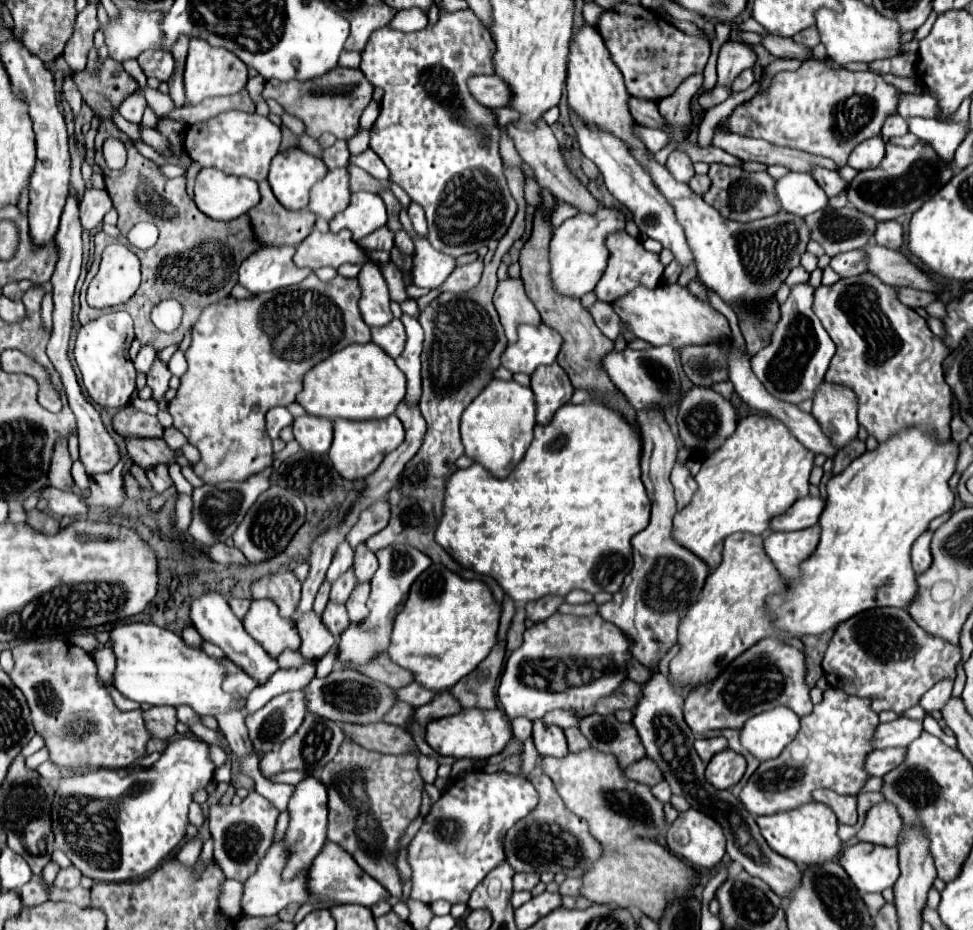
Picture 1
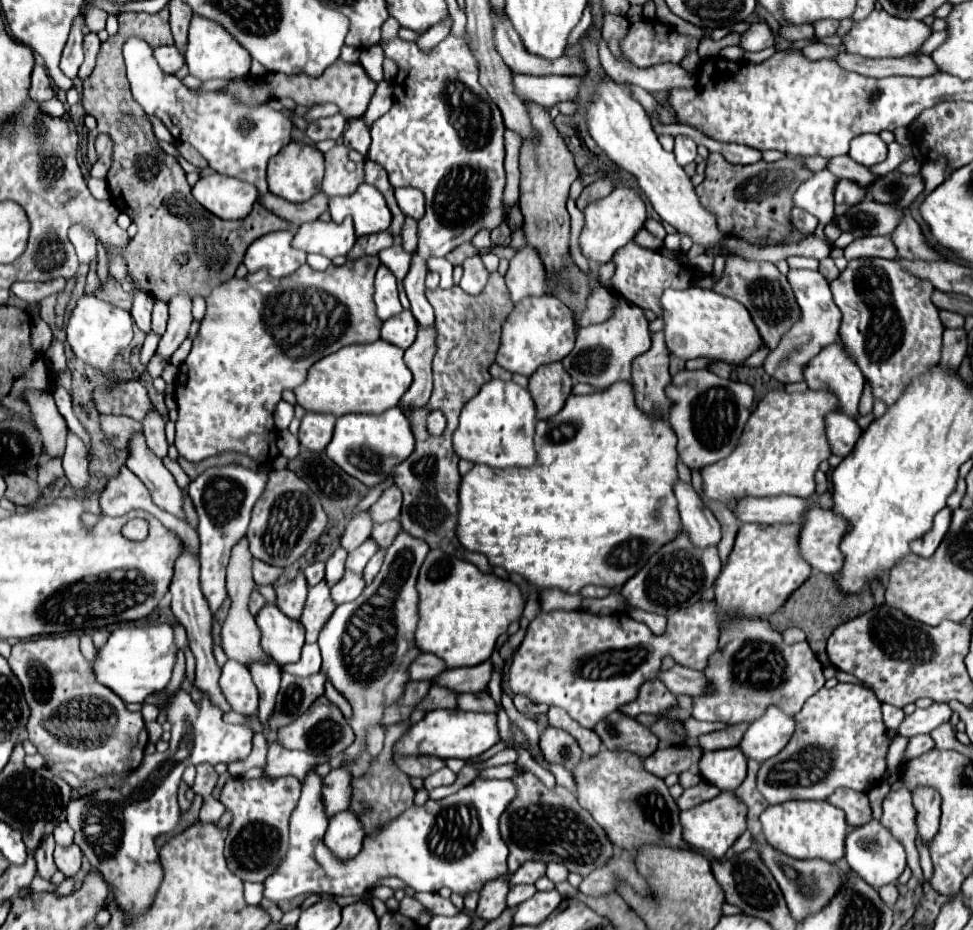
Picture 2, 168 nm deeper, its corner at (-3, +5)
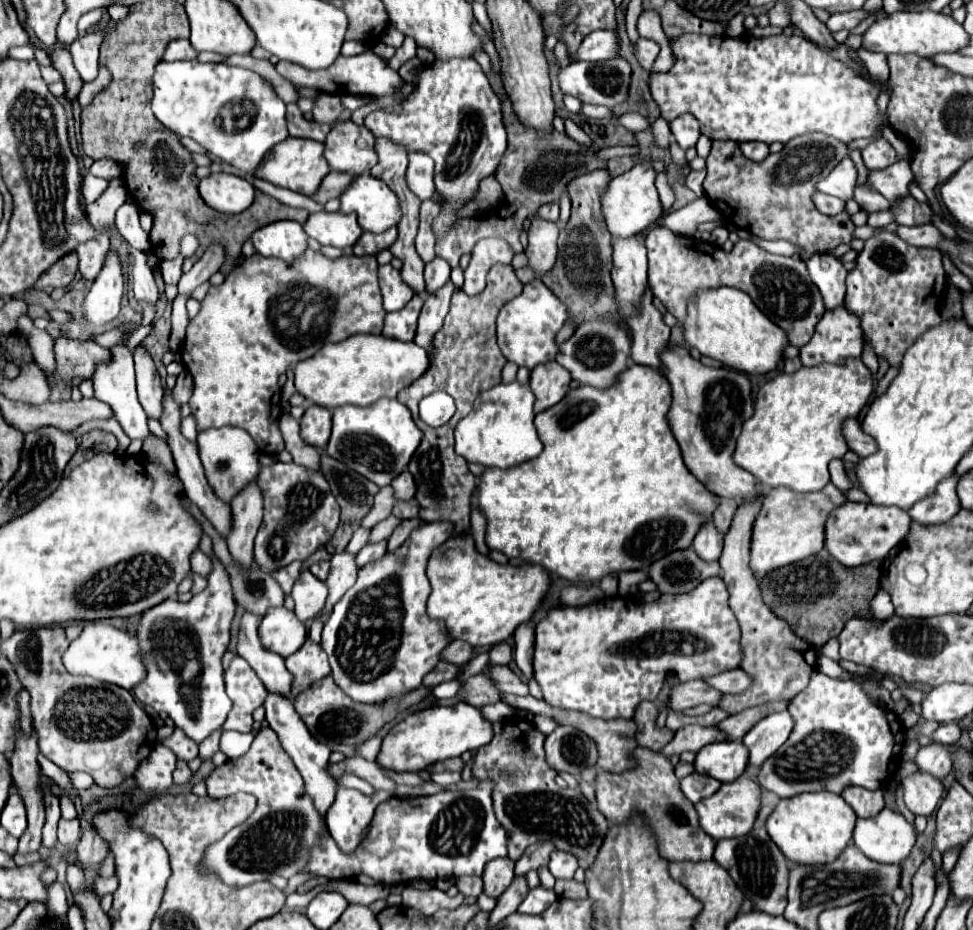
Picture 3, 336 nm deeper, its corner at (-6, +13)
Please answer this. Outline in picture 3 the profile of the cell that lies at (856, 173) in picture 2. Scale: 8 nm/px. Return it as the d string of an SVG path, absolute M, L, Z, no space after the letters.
M899 159L893 165L881 169L881 171L869 171L867 185L885 195L885 199L893 201L903 195L907 195L907 185L911 183L913 173L907 159Z

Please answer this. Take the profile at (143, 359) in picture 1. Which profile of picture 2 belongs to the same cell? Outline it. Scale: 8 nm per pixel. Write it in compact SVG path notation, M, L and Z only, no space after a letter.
M158 299L152 313L152 331L162 335L166 331L166 321L168 321L168 303Z

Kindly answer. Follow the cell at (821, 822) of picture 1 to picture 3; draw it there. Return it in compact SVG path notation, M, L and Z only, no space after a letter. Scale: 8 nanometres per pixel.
M828 791L801 793L789 799L781 799L767 819L767 833L781 853L795 863L831 863L847 847L853 827L855 811L845 803L841 795Z

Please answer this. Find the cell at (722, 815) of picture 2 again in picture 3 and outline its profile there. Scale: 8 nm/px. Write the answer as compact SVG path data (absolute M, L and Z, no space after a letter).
M741 775L739 779L735 779L731 783L723 783L719 787L719 791L713 793L711 797L705 797L705 799L701 799L701 803L695 803L695 811L699 815L699 825L707 835L711 835L717 841L741 837L745 833L749 833L755 823L755 817L759 811L759 799L761 799L759 785L751 779L745 779L745 775Z

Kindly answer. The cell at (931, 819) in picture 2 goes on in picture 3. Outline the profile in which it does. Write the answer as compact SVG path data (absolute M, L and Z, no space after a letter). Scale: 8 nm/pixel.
M933 743L929 747L919 749L915 763L917 763L919 771L929 773L939 781L945 781L947 775L951 773L951 757L941 743Z

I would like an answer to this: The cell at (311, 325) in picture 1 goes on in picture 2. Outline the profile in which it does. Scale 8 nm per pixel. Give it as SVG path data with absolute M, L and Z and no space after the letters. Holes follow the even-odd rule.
M360 257L342 267L330 265L326 271L314 271L304 263L294 275L270 279L266 271L248 273L246 277L230 279L216 287L208 297L208 309L200 323L188 359L182 363L184 387L174 387L178 403L176 447L188 461L202 461L222 451L240 451L258 463L270 463L270 435L274 429L274 407L282 399L284 389L294 389L304 383L306 371L322 357L354 343L372 343L380 339L382 321L374 311L374 275L380 267L378 257ZM268 283L268 291L260 289Z

